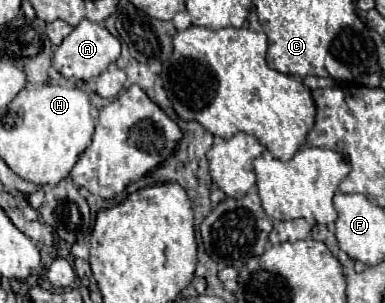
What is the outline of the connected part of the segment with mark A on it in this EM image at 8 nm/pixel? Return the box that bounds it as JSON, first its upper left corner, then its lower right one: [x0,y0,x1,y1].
[52,20,121,80]

